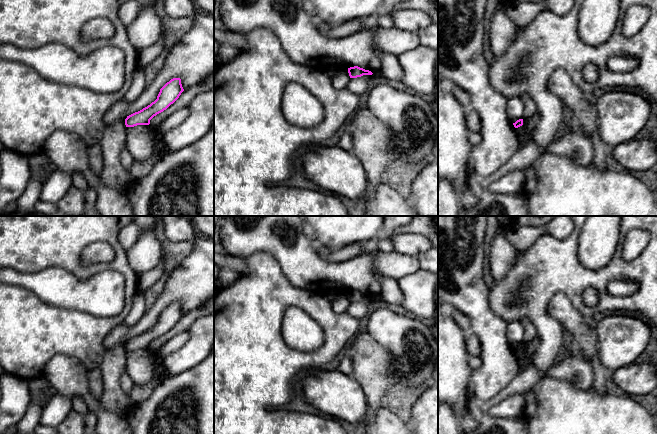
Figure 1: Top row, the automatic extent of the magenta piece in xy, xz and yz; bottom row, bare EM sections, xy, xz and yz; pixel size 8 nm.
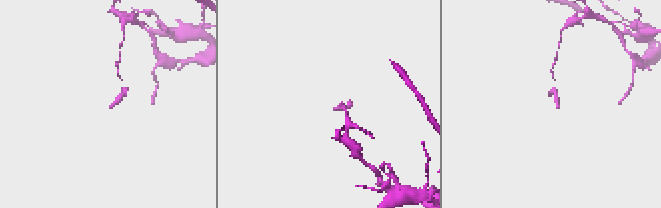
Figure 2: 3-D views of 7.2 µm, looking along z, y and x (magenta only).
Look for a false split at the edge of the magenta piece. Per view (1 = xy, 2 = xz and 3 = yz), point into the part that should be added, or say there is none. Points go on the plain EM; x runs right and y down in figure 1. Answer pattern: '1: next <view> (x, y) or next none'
1: next none
2: next none
3: next none

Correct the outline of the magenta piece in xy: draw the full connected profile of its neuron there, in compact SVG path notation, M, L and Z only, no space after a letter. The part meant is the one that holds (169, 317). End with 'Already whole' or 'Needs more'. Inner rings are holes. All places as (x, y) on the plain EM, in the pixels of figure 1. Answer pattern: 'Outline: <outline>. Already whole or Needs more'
Outline: M171 303L160 313L157 323L154 326L142 334L127 340L125 343L126 351L149 349L150 344L173 328L183 315L181 303Z. Already whole

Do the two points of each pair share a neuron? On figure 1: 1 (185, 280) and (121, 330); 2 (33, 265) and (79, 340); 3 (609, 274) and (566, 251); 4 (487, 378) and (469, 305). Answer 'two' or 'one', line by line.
1: one
2: one
3: one
4: one

